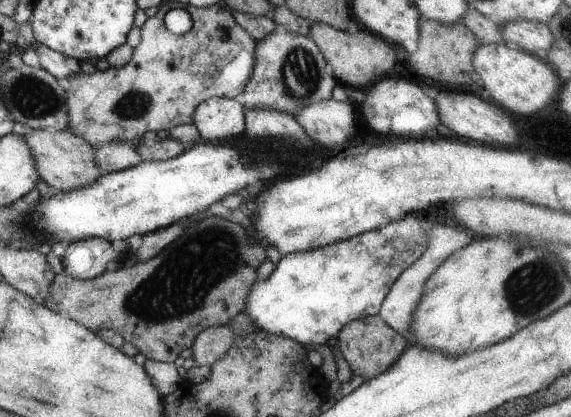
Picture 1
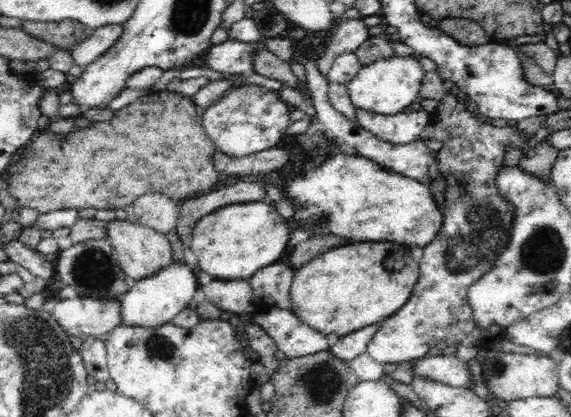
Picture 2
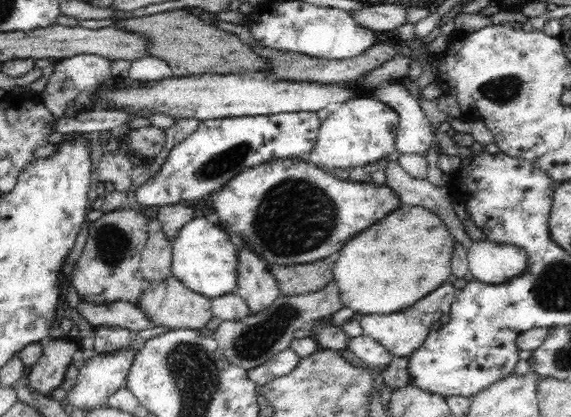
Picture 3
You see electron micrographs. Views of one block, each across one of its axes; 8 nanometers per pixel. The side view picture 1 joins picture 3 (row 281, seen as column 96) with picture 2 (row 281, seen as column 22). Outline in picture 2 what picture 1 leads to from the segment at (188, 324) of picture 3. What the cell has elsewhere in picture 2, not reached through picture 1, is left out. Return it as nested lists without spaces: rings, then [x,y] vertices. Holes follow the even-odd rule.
[[[114,219],[106,224],[107,240],[117,252],[122,270],[130,282],[140,281],[148,276],[153,276],[172,264],[172,248],[166,234],[156,232],[152,228],[134,224],[129,220]]]

